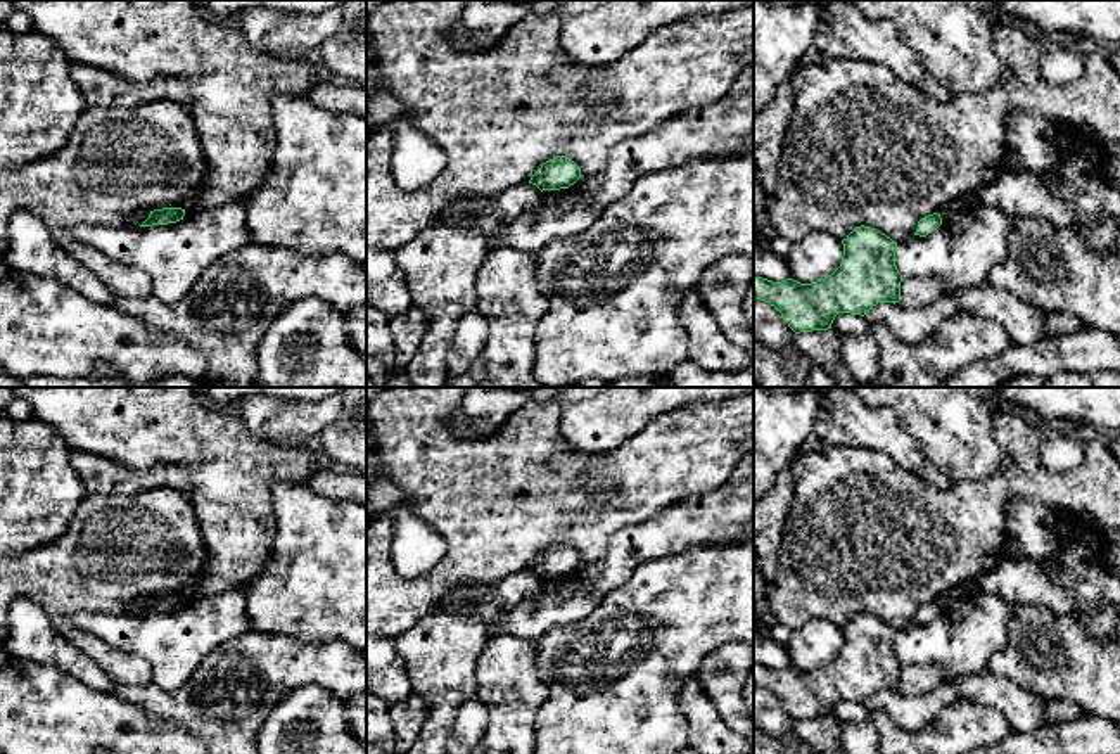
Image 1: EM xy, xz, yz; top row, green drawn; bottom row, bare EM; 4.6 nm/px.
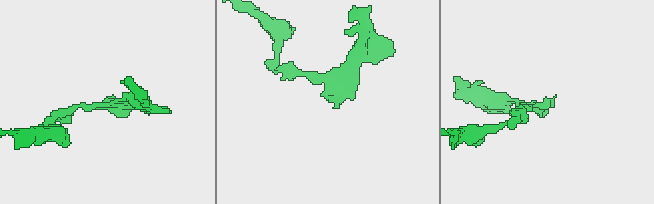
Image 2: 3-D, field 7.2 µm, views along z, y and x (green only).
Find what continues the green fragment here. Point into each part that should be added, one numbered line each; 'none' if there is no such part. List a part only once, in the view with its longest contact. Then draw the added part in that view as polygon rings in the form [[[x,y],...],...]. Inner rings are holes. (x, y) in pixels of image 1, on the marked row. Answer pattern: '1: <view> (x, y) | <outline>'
none

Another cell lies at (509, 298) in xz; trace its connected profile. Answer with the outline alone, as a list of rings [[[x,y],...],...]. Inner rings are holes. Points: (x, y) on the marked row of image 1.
[[[496,247],[477,272],[477,311],[487,320],[487,346],[480,358],[489,387],[548,387],[536,380],[536,325],[546,310],[539,292],[538,254],[510,247]]]

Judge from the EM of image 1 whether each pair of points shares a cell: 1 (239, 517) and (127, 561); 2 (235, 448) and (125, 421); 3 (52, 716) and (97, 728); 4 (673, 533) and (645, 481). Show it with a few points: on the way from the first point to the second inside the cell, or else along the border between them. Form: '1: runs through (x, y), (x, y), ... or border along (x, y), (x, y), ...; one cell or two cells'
1: border along (185, 495), (203, 531), (204, 573); two cells
2: runs through (208, 445), (178, 429), (152, 429); one cell
3: runs through (63, 722), (87, 722); one cell
4: border along (697, 493), (668, 505), (638, 524), (624, 528); two cells

